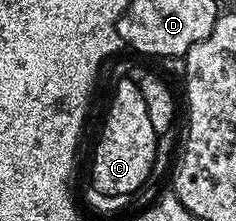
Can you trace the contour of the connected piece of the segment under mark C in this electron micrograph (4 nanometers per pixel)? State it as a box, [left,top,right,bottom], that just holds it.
[92,78,158,198]

